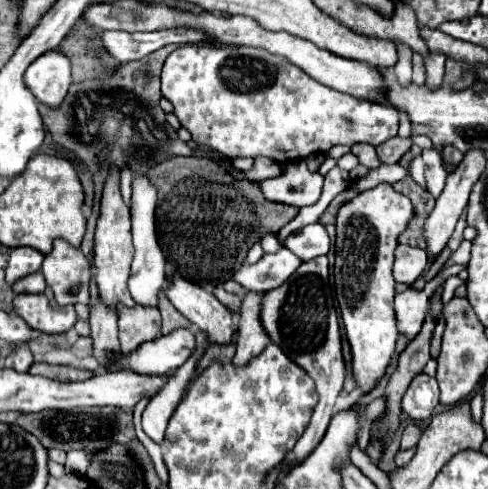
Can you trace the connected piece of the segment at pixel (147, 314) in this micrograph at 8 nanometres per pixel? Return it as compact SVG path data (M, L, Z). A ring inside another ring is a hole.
M119 307L119 341L123 355L129 355L139 345L157 339L157 335L161 335L161 315L155 307Z

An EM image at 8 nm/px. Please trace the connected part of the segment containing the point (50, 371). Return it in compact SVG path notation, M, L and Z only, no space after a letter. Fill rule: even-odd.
M33 363L29 373L31 375L43 375L43 377L57 379L57 381L85 381L93 375L91 371L83 371L83 369L77 369L77 367L49 365L49 363Z

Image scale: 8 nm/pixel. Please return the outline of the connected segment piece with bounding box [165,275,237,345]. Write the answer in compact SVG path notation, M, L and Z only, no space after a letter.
M179 275L173 277L171 285L165 289L169 301L181 311L193 325L205 331L209 343L217 345L231 345L237 333L237 321L225 305L213 293L207 293L203 287L181 279Z

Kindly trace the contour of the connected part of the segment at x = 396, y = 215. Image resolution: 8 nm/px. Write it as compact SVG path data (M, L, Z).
M381 183L375 189L363 191L359 197L351 199L351 203L345 203L339 209L333 269L335 293L341 309L345 337L351 347L353 379L361 395L367 395L375 389L377 381L385 375L395 349L395 279L391 275L391 267L397 235L405 231L411 215L411 201L397 193L389 183Z

